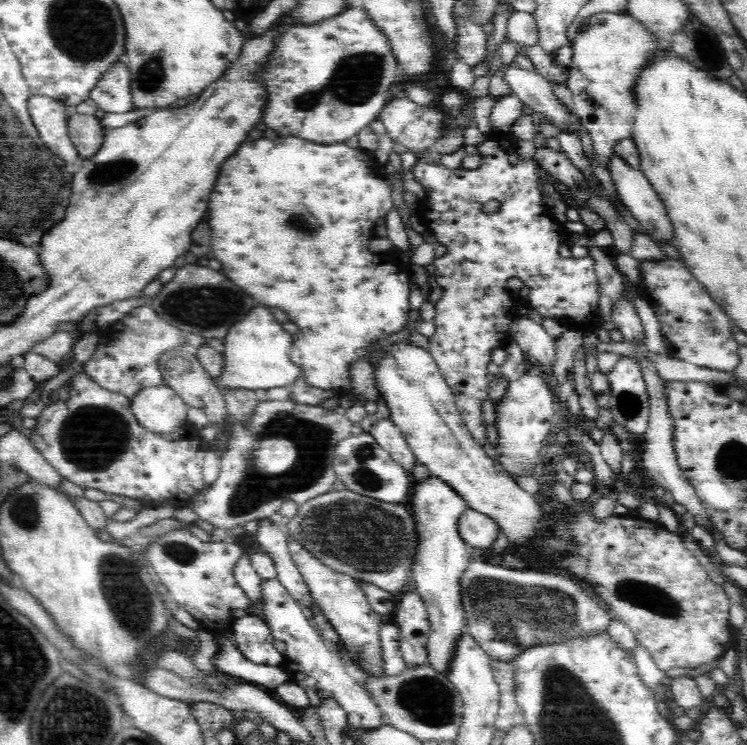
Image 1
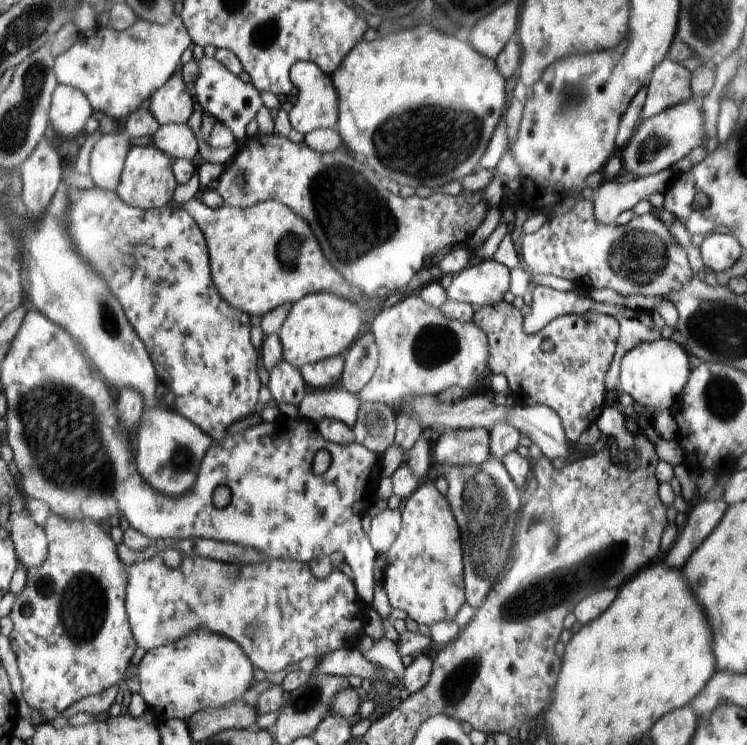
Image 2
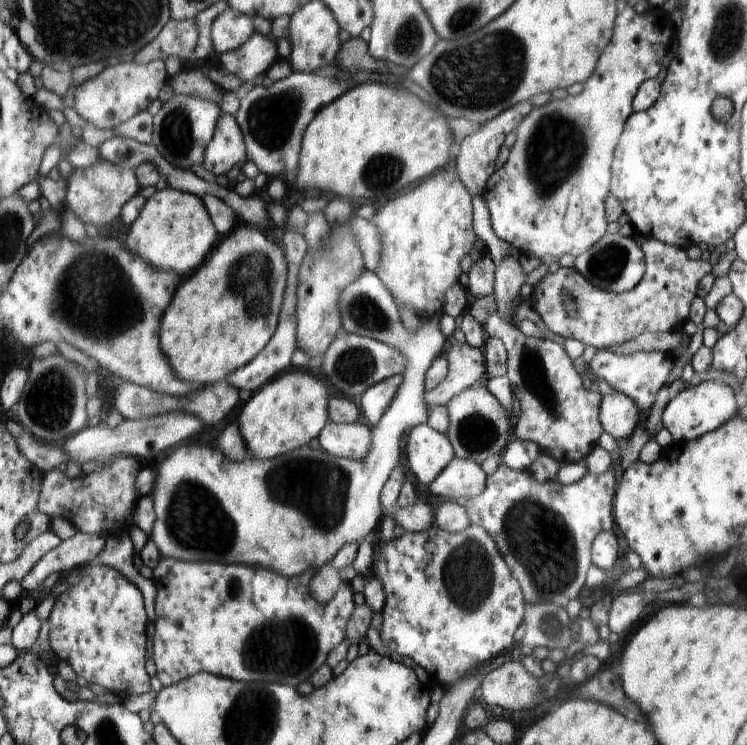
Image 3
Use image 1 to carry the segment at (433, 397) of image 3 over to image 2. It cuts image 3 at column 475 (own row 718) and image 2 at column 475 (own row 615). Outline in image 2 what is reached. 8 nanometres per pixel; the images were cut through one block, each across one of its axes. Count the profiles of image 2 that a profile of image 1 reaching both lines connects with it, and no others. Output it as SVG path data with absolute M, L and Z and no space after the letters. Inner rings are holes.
M486 260L486 262L472 261L462 272L453 275L452 283L445 291L447 300L470 304L477 309L481 306L498 305L504 300L506 290L508 290L508 268L495 260Z

